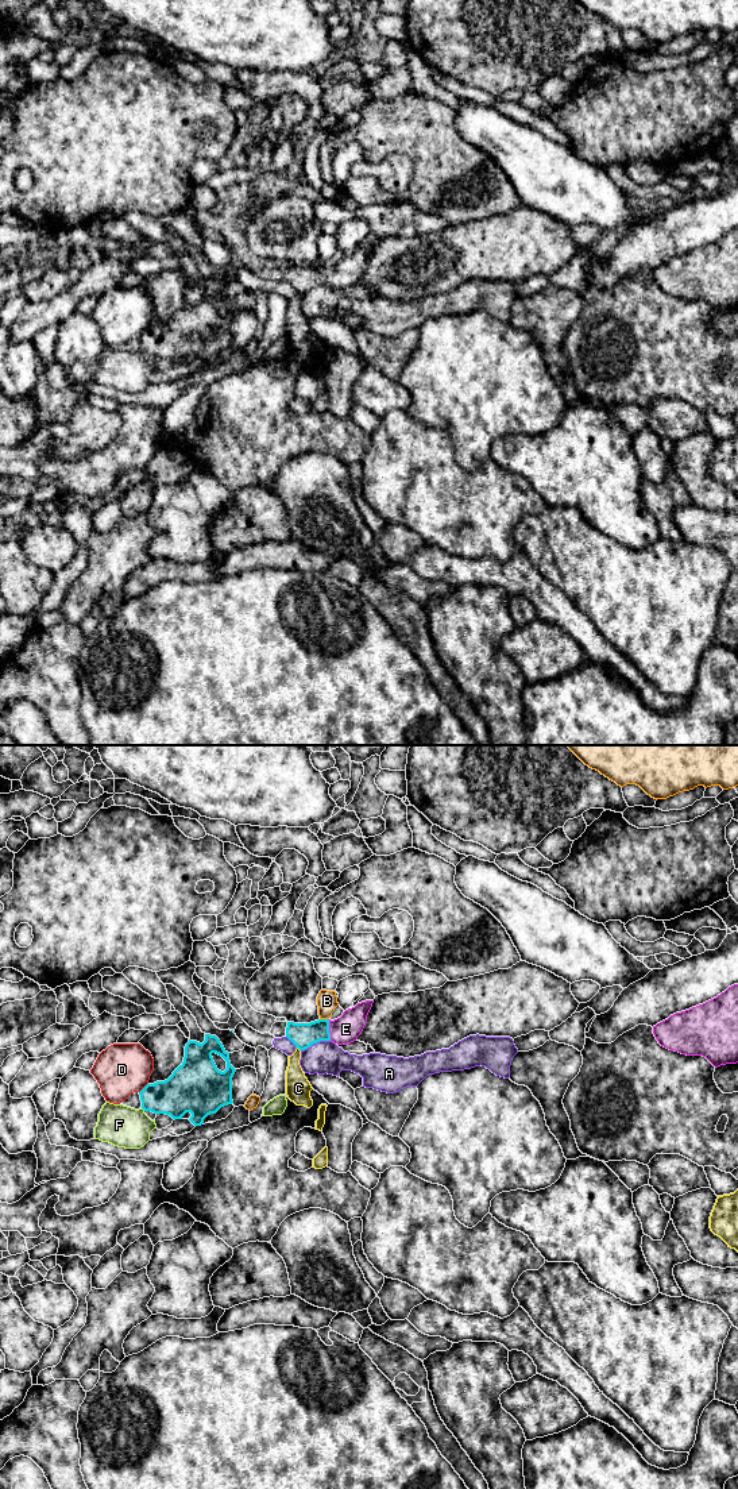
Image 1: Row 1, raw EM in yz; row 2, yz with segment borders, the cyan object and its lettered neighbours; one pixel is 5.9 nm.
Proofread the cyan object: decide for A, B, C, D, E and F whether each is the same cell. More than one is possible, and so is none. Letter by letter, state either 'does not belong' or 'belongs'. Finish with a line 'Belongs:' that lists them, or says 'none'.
A: does not belong
B: does not belong
C: does not belong
D: does not belong
E: belongs
F: does not belong
Belongs: E

